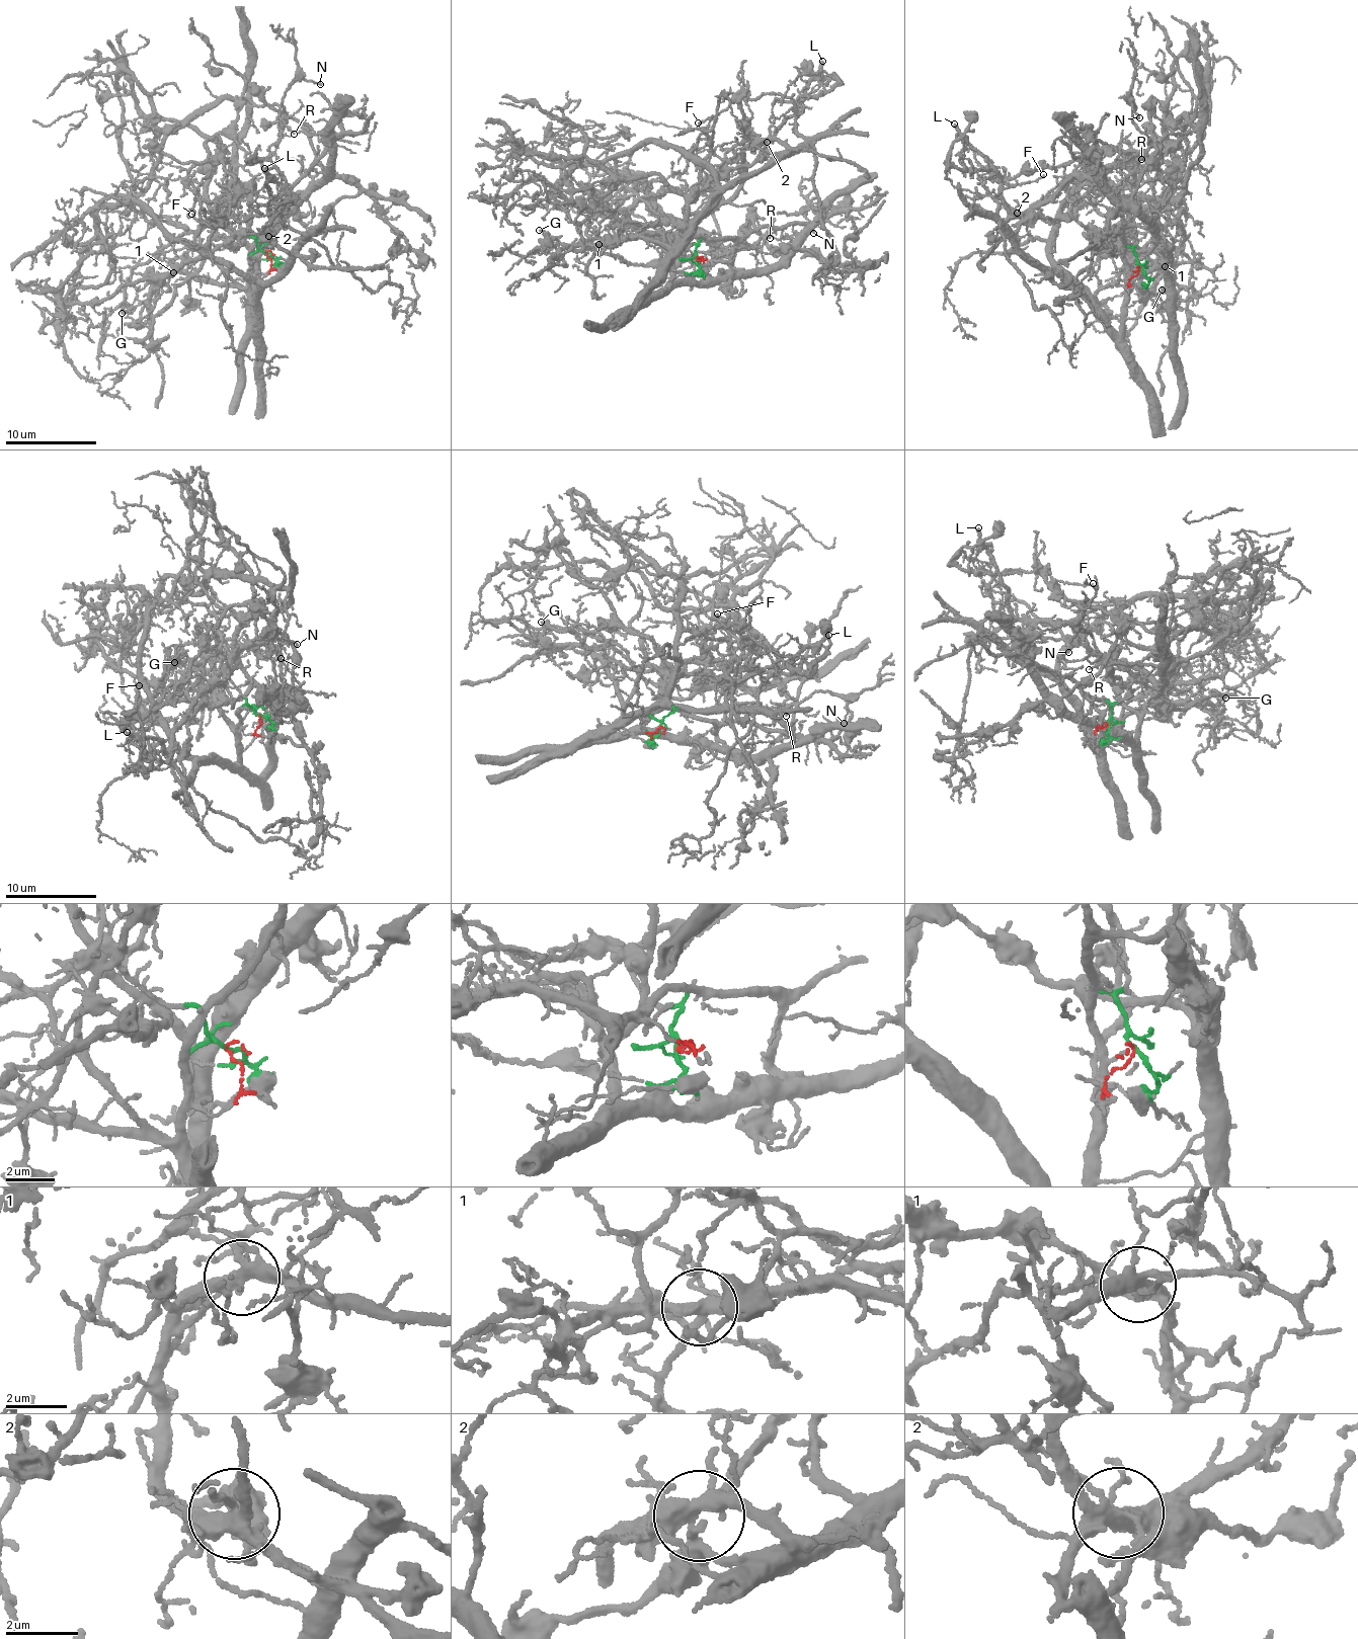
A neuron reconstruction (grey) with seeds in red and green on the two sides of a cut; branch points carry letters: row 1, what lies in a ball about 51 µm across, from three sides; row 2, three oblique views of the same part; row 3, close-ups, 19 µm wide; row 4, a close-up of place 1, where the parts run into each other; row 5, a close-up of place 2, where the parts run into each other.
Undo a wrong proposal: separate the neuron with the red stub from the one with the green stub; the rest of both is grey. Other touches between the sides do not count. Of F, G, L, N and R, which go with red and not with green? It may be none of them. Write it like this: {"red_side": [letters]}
{"red_side": ["F", "G"]}

